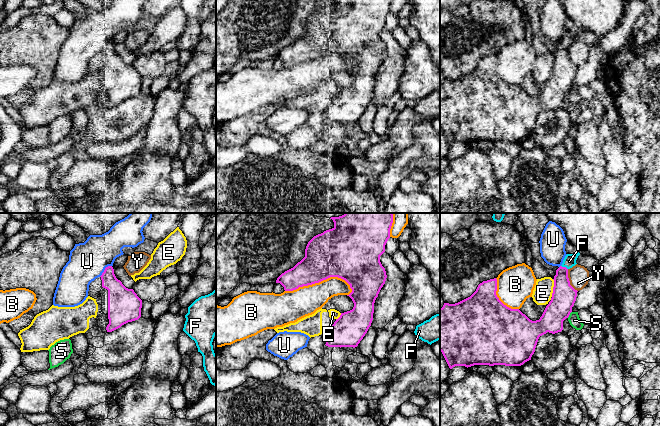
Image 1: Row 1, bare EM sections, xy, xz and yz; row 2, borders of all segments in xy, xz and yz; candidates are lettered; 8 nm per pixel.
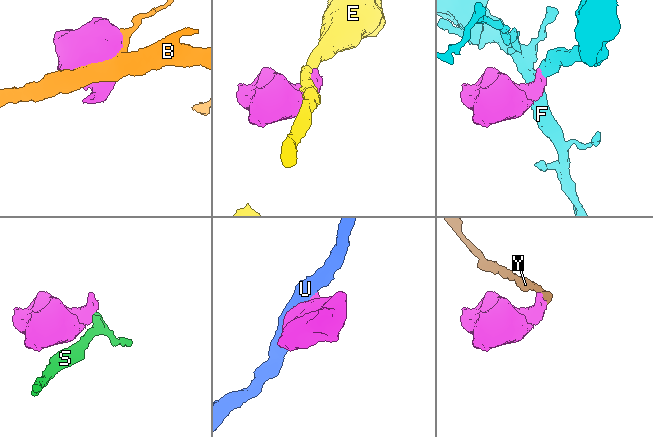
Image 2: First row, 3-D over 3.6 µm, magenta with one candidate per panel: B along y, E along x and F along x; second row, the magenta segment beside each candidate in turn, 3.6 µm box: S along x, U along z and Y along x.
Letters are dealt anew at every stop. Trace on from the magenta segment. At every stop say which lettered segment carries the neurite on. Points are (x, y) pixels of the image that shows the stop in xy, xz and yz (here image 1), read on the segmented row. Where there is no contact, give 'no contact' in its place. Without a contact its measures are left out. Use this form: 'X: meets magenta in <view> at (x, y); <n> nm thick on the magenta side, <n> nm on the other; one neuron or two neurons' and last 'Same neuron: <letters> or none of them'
B: meets magenta in xz at (319, 281); 380 nm thick on the magenta side, 240 nm on the other; two neurons
E: meets magenta in yz at (553, 288); 190 nm thick on the magenta side, 160 nm on the other; two neurons
F: meets magenta in yz at (564, 267); 190 nm thick on the magenta side, 100 nm on the other; one neuron
S: meets magenta in yz at (569, 314); 190 nm thick on the magenta side, 90 nm on the other; two neurons
U: meets magenta in xy at (105, 269); 180 nm thick on the magenta side, 300 nm on the other; two neurons
Y: meets magenta in yz at (568, 280); 190 nm thick on the magenta side, 170 nm on the other; two neurons
Same neuron: F

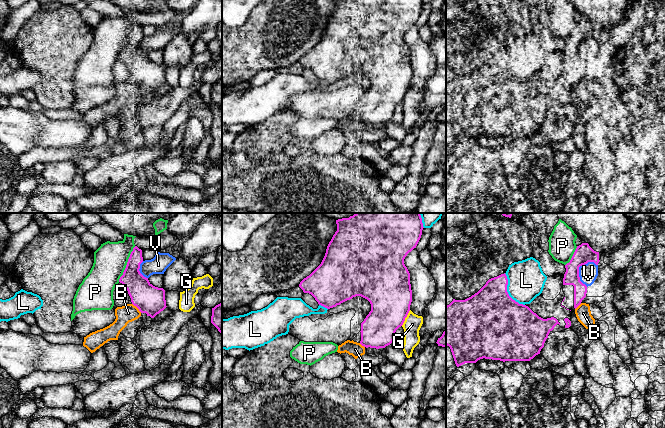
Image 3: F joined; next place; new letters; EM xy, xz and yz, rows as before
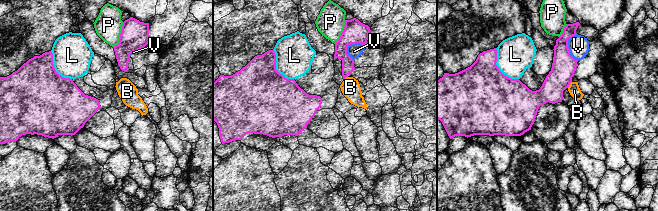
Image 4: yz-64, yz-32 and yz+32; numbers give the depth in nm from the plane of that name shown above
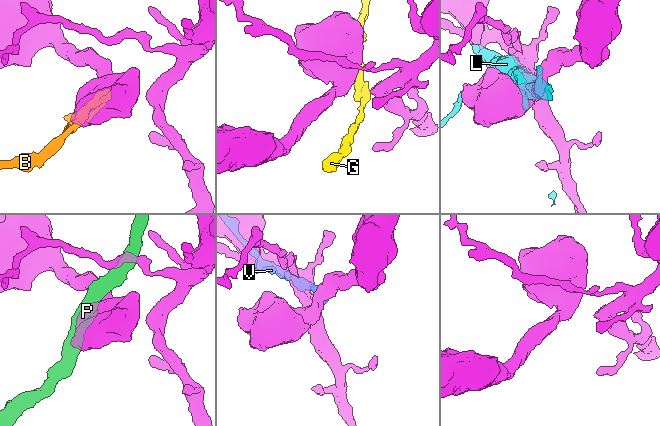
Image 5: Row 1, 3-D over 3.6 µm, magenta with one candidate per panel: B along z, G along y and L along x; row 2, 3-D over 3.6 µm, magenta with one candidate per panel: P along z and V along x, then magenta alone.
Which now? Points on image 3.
B: meets magenta in xy at (137, 307); 220 nm thick on the magenta side, 140 nm on the other; two neurons
G: meets magenta in xz at (405, 317); 360 nm thick on the magenta side, 140 nm on the other; two neurons
L: meets magenta in yz at (507, 292); 480 nm thick on the magenta side, 300 nm on the other; two neurons
P: meets magenta in xy at (127, 264); 200 nm thick on the magenta side, 280 nm on the other; two neurons
V: meets magenta in yz at (578, 270); 150 nm thick on the magenta side, 150 nm on the other; two neurons
Same neuron: none of them

